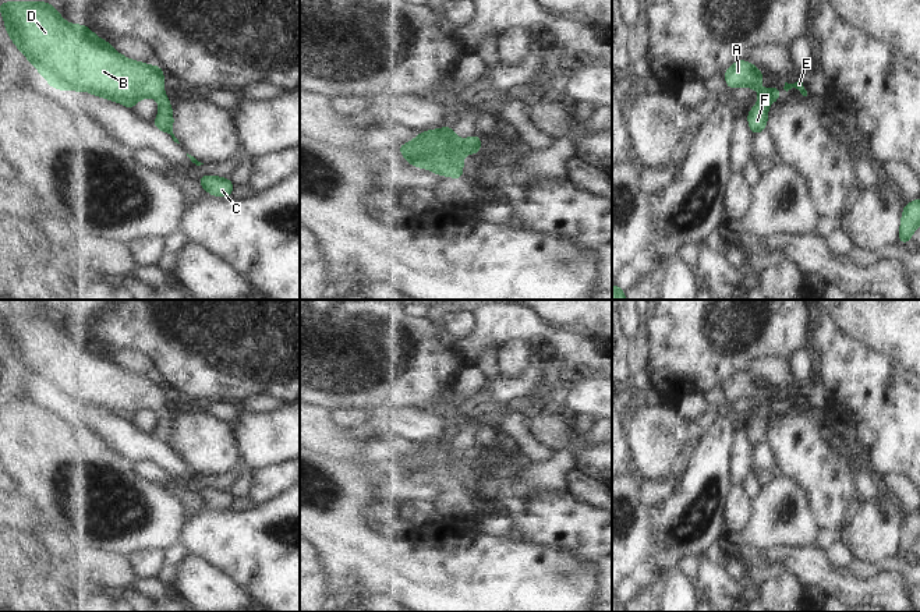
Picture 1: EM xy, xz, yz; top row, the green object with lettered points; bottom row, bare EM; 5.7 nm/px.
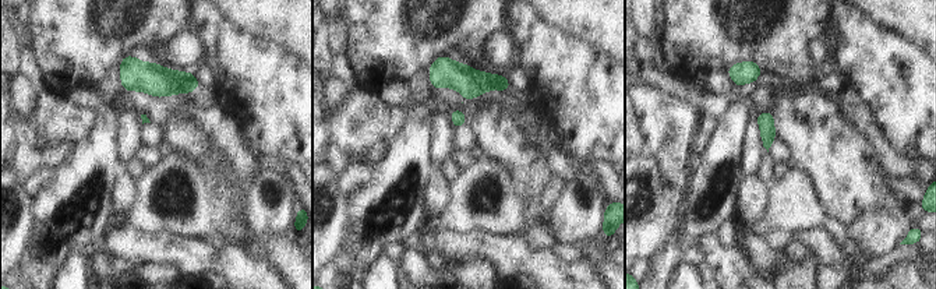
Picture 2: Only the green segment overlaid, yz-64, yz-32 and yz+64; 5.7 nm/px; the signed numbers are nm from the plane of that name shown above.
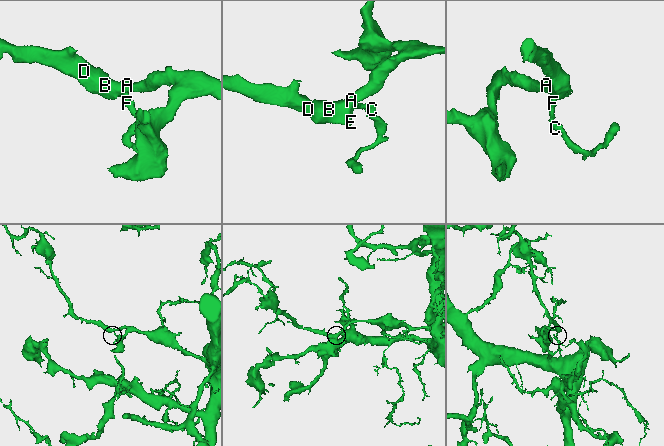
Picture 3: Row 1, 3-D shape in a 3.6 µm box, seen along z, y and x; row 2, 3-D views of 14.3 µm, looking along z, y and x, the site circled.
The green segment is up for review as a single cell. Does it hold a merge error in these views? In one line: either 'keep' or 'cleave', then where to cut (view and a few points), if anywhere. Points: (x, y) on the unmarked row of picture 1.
keep; no cut

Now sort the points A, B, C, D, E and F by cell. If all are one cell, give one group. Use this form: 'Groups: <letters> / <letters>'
Groups: A B C D E F.

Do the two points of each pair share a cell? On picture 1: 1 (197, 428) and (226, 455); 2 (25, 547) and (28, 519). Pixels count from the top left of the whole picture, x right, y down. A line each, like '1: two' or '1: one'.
1: one
2: two

